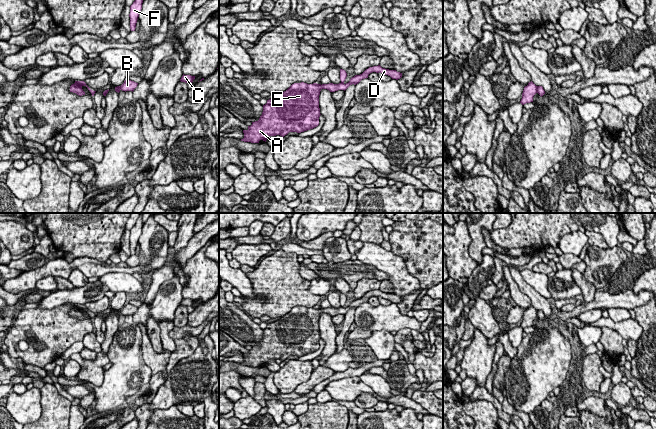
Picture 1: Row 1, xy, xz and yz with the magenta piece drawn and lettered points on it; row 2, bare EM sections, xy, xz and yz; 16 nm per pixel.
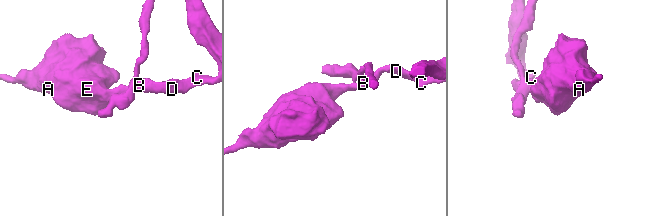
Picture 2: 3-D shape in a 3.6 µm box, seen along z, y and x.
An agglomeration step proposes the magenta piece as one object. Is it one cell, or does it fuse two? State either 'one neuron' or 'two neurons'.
two neurons

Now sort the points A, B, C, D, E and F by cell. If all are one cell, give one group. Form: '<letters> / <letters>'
A B C D E / F

